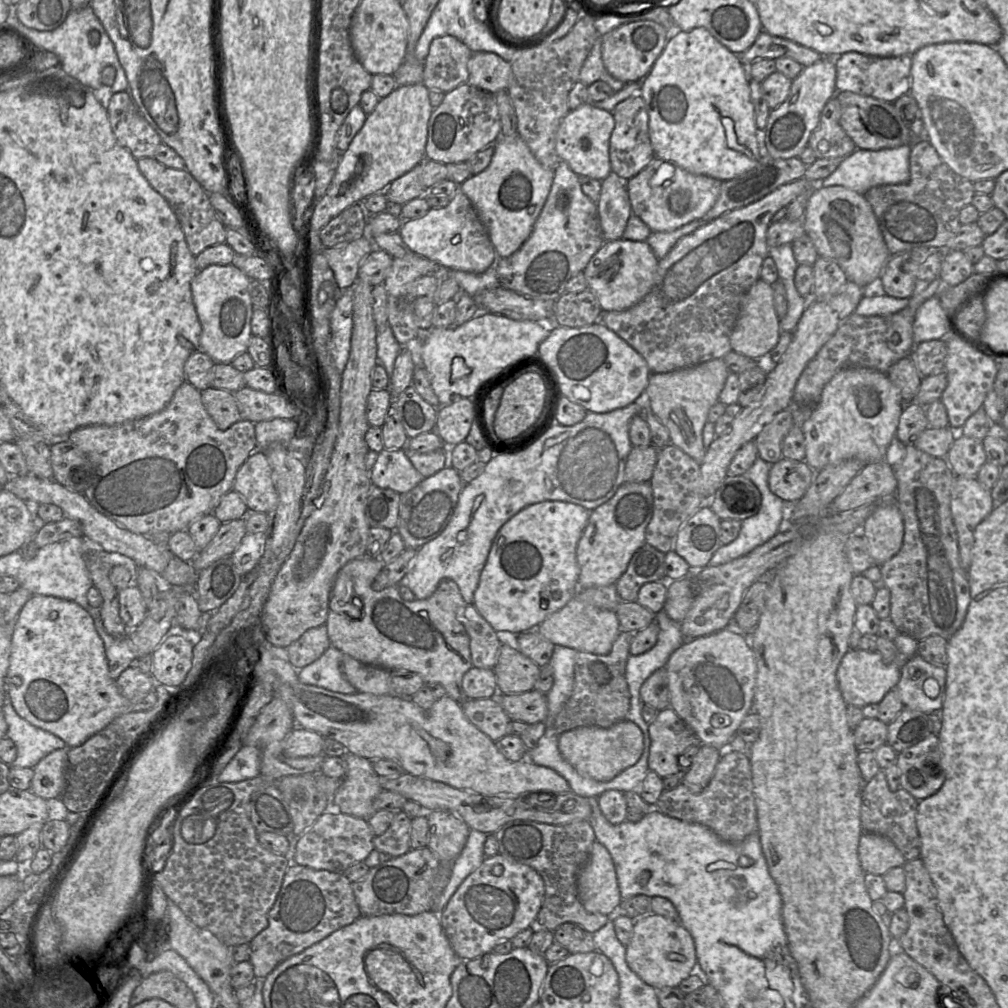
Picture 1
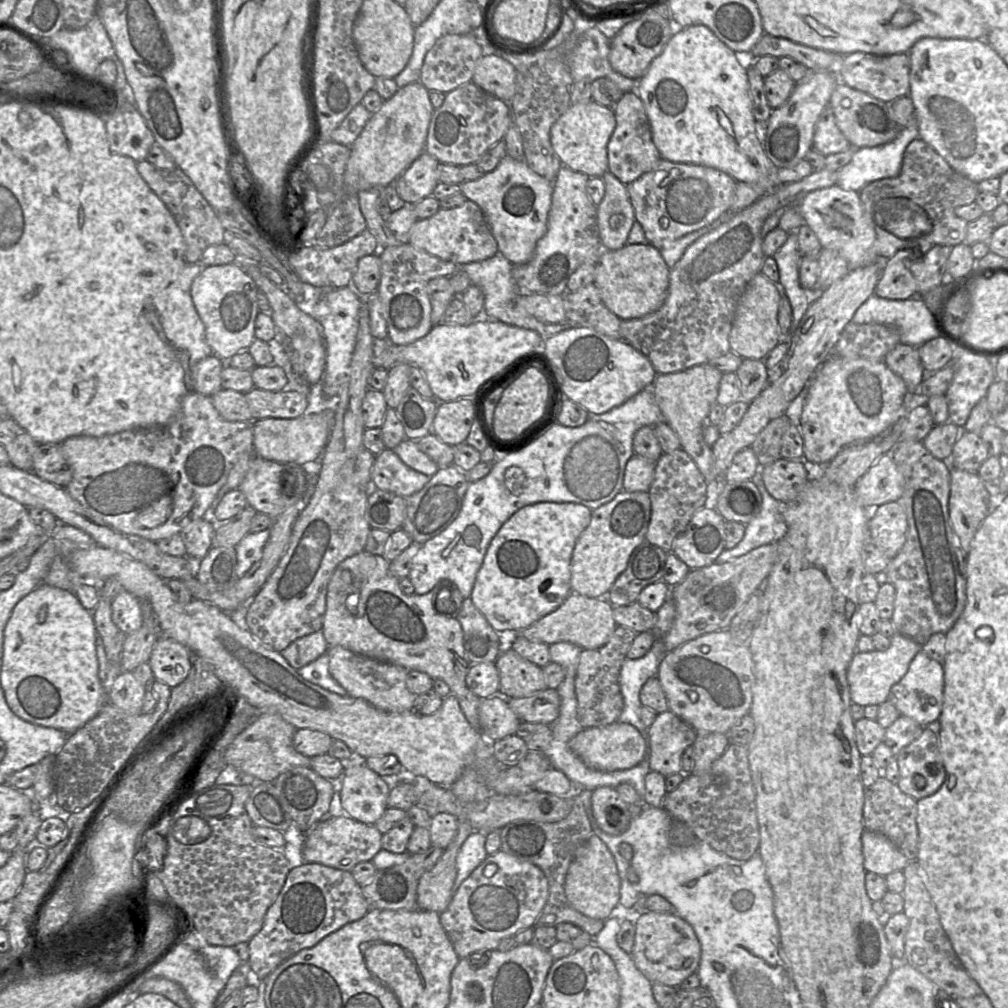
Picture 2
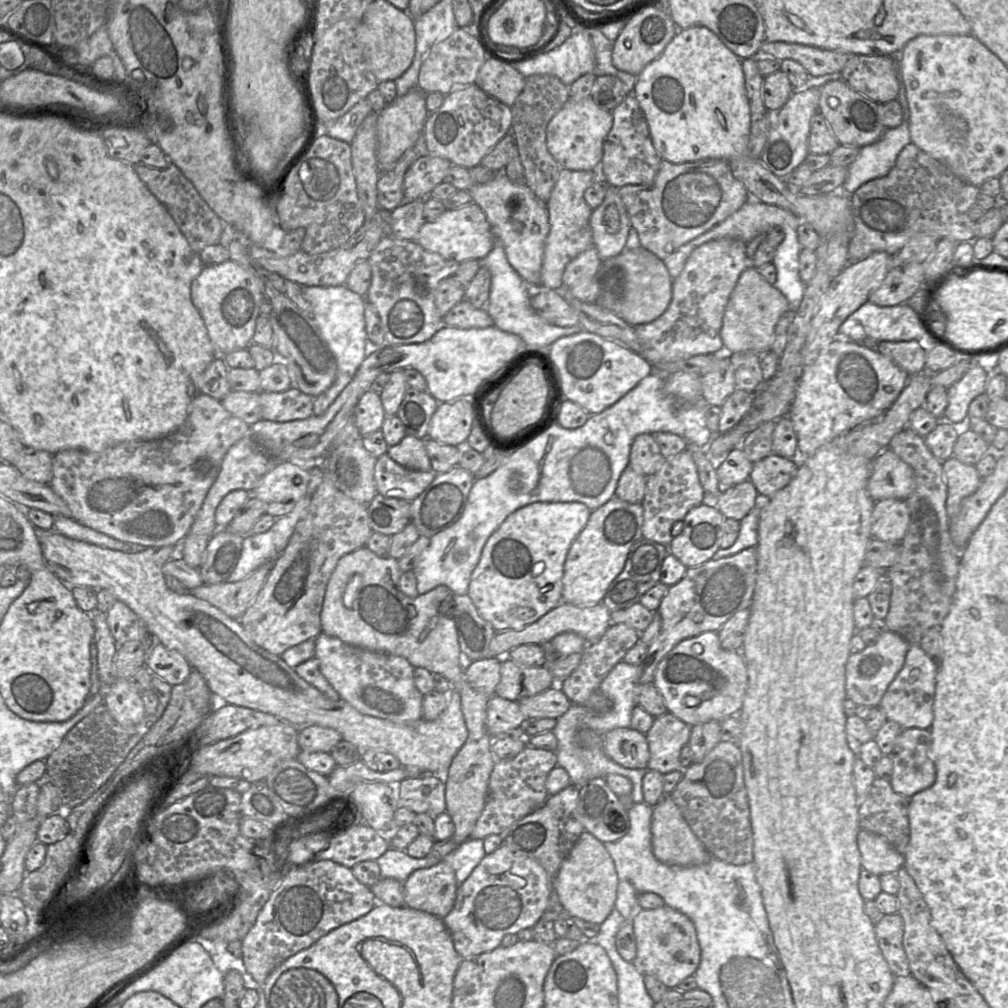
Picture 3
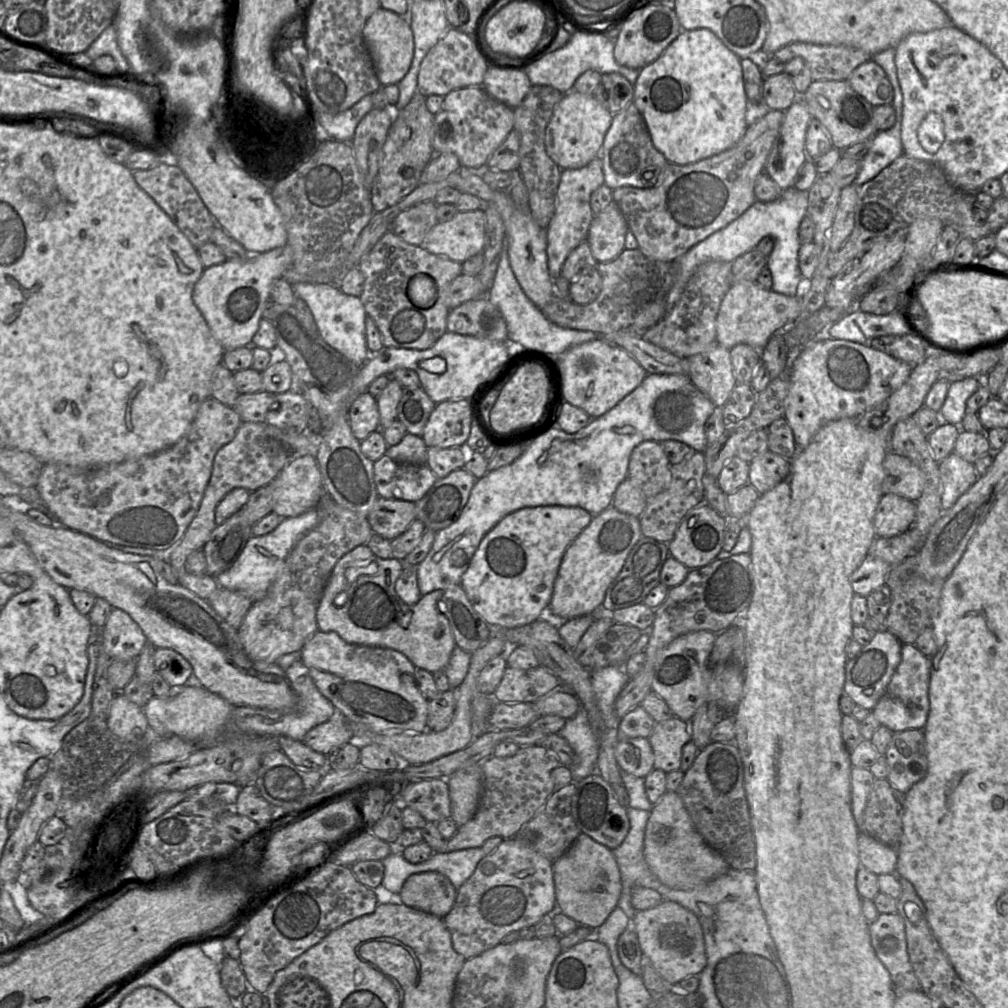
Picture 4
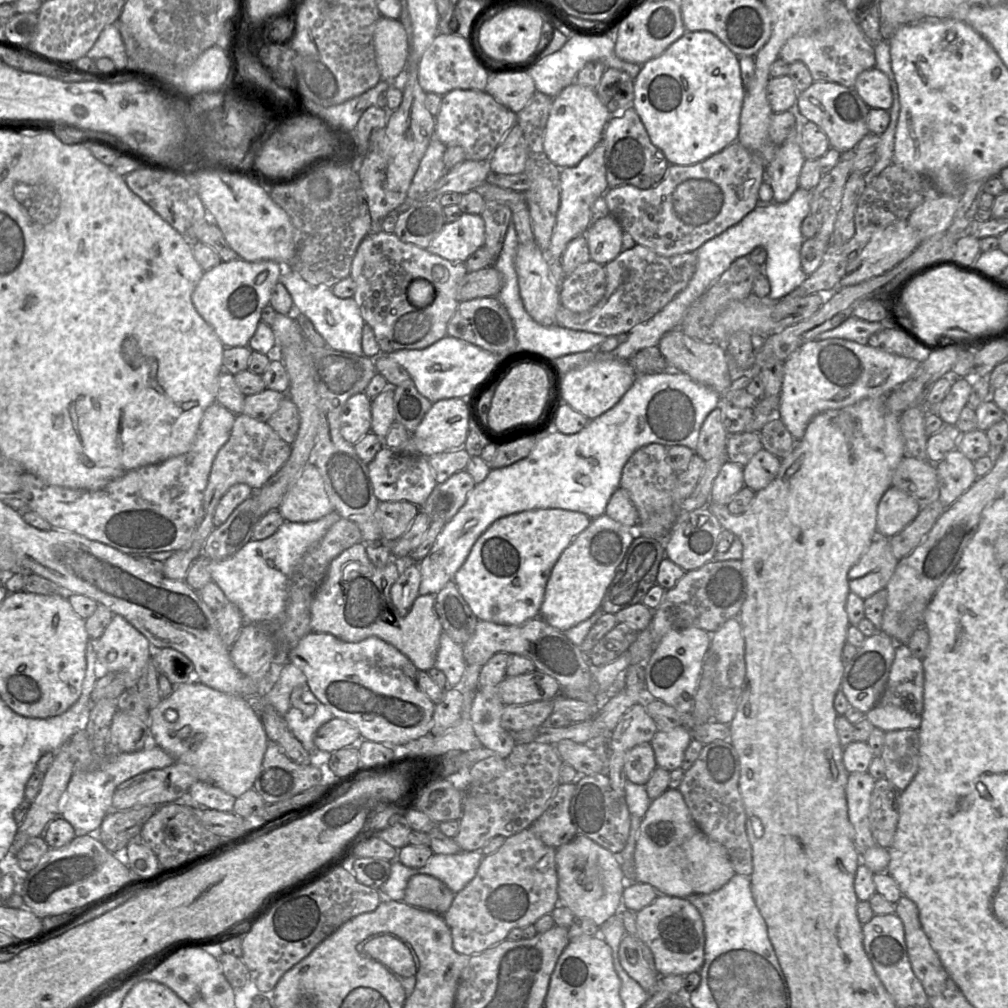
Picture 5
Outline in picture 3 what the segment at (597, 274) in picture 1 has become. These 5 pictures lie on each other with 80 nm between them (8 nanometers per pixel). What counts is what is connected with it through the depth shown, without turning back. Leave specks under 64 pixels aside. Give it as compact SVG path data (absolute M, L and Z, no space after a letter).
M641 246L637 249L625 249L615 257L602 260L597 278L602 281L602 285L614 289L613 313L631 326L656 320L666 311L672 299L673 279L667 267L661 259Z

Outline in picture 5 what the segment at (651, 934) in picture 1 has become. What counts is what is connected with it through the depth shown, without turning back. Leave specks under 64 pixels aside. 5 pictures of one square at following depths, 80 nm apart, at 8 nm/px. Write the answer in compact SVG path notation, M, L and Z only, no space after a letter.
M658 895L648 906L636 913L639 938L653 953L660 976L688 975L698 972L704 963L705 931L698 909L686 898Z

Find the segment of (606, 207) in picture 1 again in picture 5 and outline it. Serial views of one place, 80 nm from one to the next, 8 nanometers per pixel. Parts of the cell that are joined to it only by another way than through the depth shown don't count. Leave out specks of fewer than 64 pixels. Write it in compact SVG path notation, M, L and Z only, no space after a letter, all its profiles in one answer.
M611 214L596 221L587 229L585 236L590 260L606 265L622 252L623 229Z

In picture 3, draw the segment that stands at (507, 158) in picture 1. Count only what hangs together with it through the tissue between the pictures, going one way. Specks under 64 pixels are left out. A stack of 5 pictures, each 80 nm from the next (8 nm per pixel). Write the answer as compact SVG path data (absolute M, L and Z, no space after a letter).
M495 173L495 177L491 181L485 184L475 183L470 190L462 191L468 191L472 196L473 202L484 211L490 224L491 232L496 242L504 247L506 258L510 265L517 271L519 276L529 287L539 287L545 242L550 231L547 203L538 199L526 184L517 185L511 182L505 173Z

